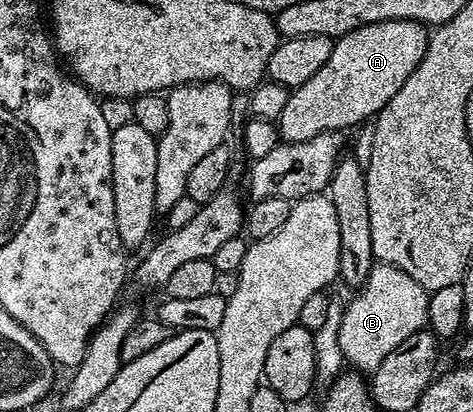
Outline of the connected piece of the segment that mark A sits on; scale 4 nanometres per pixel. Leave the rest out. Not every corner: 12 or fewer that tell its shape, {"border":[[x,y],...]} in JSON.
{"border":[[377,22],[338,37],[290,89],[289,144],[378,116],[417,70],[428,29]]}

